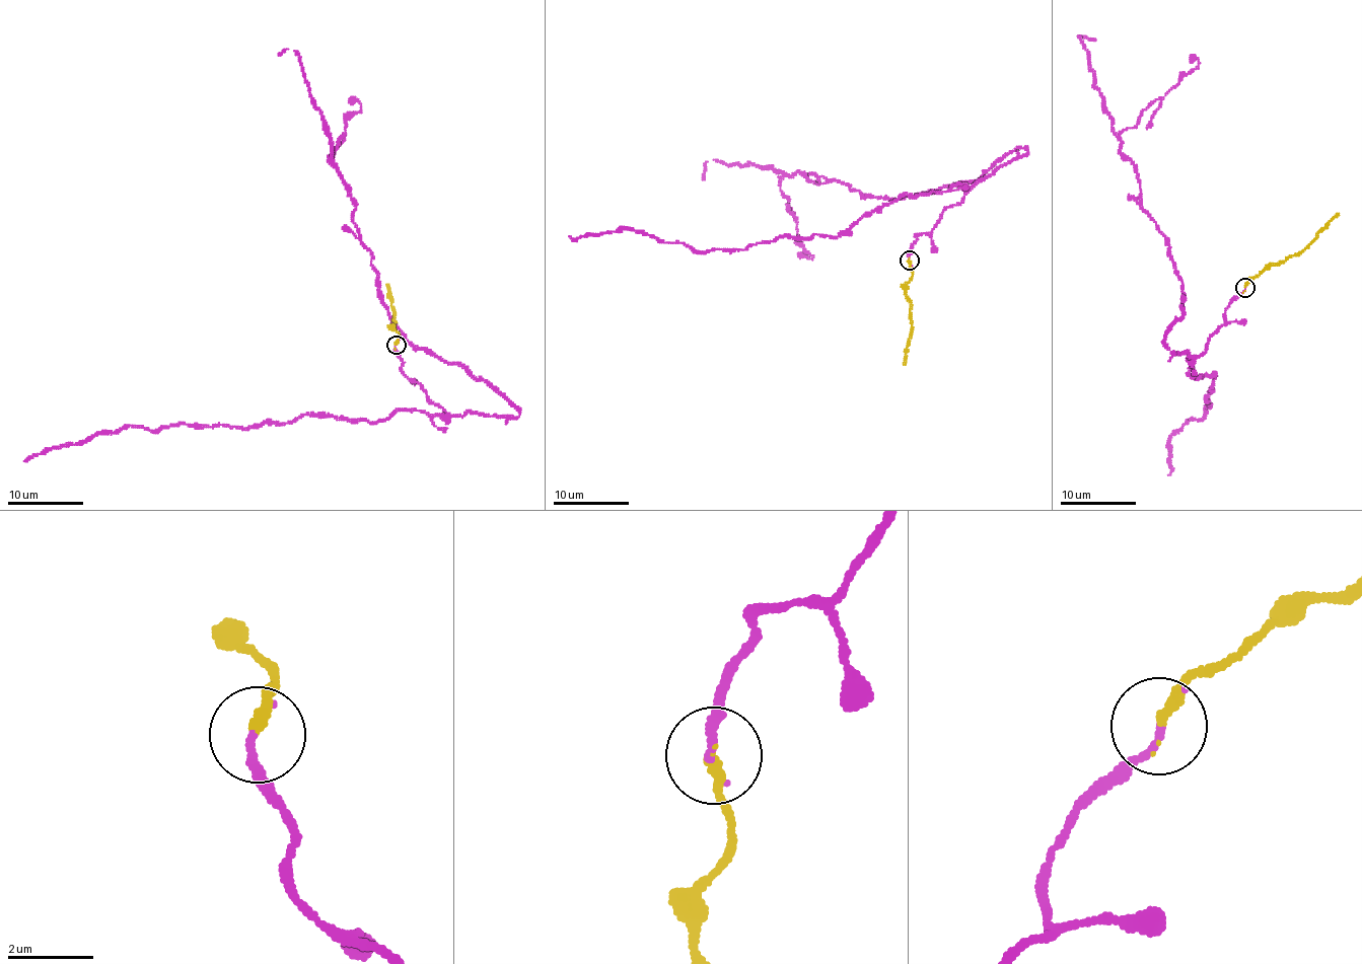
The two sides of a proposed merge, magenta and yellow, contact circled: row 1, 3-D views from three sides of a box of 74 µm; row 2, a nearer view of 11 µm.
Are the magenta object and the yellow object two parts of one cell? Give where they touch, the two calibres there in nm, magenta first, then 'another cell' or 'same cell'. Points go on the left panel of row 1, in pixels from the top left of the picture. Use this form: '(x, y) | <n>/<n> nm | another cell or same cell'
(396, 345) | 170/240 nm | same cell

